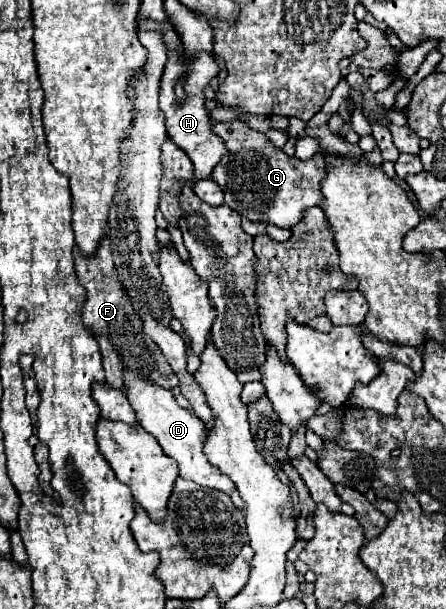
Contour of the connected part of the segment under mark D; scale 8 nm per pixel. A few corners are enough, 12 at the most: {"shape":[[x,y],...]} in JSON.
{"shape":[[123,368],[139,424],[179,476],[235,490],[203,454],[205,424],[171,390]]}

